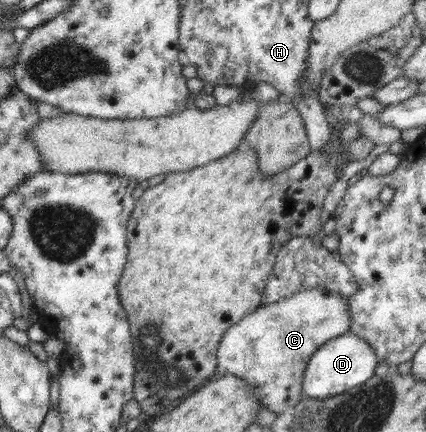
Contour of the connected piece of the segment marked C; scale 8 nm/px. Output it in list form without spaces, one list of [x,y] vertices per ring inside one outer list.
[[[300,290],[284,300],[259,306],[226,329],[218,346],[214,376],[240,377],[266,409],[281,415],[305,395],[303,376],[311,356],[328,340],[350,332],[346,300],[328,290]]]

